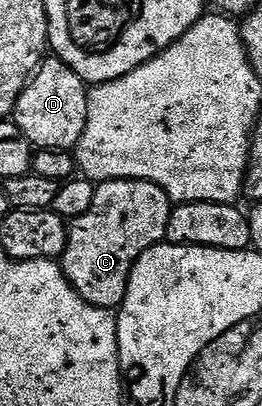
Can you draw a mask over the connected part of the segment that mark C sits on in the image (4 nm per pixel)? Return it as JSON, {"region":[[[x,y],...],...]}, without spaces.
{"region":[[[119,178],[113,182],[99,183],[94,204],[90,204],[90,212],[71,219],[66,252],[62,259],[64,274],[78,292],[78,296],[103,310],[115,311],[123,304],[130,272],[142,252],[161,245],[167,239],[173,205],[165,190],[158,188],[158,184],[153,182],[143,182],[137,178]]]}

